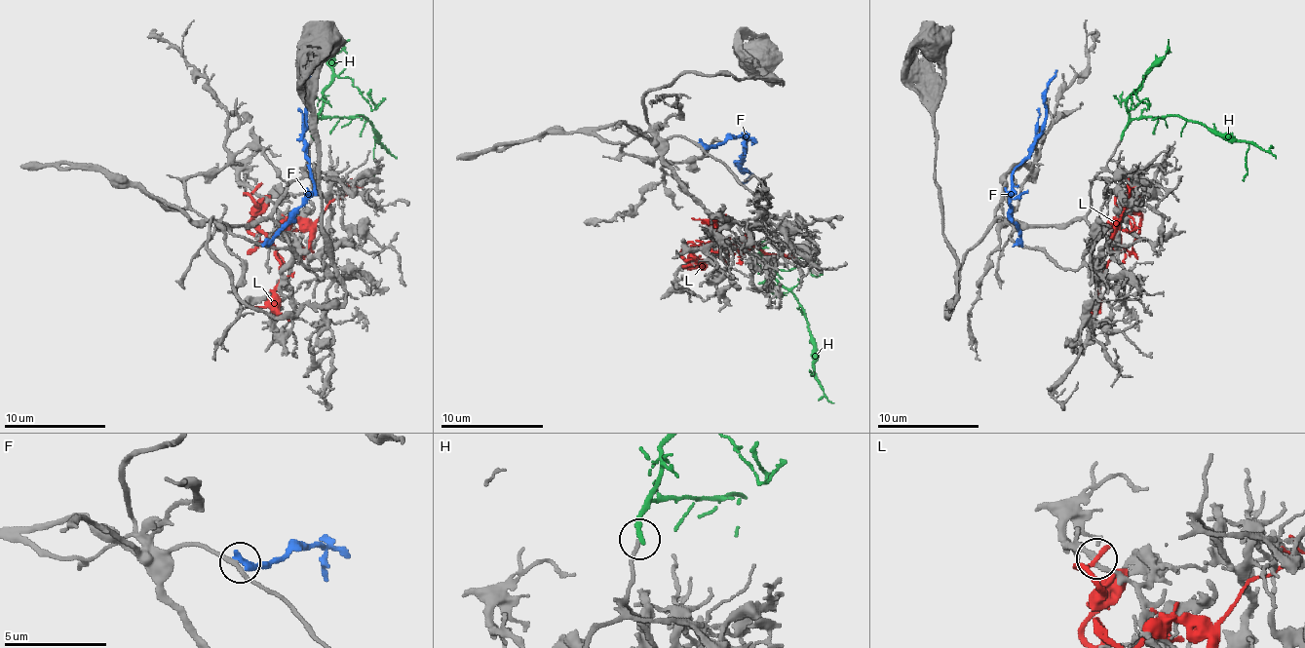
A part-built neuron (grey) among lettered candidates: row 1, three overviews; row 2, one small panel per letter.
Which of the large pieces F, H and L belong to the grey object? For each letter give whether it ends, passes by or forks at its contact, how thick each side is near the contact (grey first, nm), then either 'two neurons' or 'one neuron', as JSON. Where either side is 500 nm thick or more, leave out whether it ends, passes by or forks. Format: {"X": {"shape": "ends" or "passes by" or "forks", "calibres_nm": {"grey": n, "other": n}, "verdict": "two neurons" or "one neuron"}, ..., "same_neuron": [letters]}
{"F": {"shape": "ends", "calibres_nm": {"grey": 220, "other": 380}, "verdict": "two neurons"}, "H": {"shape": "ends", "calibres_nm": {"grey": 160, "other": 240}, "verdict": "two neurons"}, "L": {"shape": "ends", "calibres_nm": {"grey": 240, "other": 280}, "verdict": "two neurons"}, "same_neuron": []}

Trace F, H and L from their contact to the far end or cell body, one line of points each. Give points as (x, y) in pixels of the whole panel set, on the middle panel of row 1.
F: (702, 144), (750, 136), (741, 163), (741, 170), (750, 175), (741, 183)
H: (748, 247), (748, 254), (792, 293), (799, 306), (813, 337), (813, 375), (810, 370)
L: (692, 262), (681, 254), (689, 242), (695, 260), (684, 267), (692, 249), (712, 245), (786, 254)

